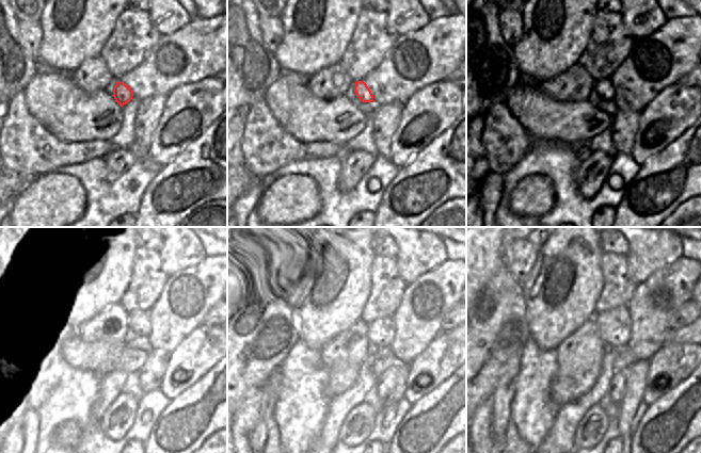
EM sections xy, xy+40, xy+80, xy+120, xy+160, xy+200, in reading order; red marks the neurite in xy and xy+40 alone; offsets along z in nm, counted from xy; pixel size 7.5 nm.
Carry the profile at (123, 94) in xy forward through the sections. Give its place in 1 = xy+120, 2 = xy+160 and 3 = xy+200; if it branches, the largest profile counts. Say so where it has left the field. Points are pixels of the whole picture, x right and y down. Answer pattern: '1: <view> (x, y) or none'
1: xy+120 (139, 325)
2: xy+160 (380, 332)
3: xy+200 (615, 325)

